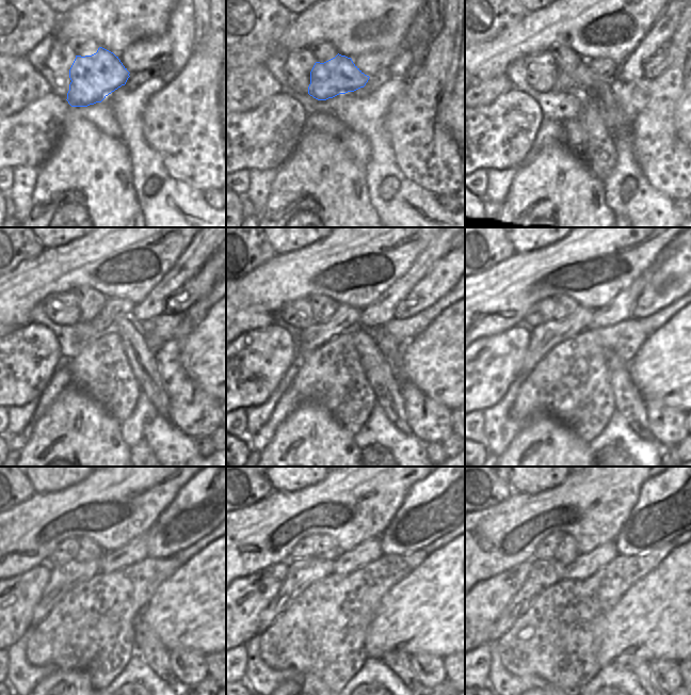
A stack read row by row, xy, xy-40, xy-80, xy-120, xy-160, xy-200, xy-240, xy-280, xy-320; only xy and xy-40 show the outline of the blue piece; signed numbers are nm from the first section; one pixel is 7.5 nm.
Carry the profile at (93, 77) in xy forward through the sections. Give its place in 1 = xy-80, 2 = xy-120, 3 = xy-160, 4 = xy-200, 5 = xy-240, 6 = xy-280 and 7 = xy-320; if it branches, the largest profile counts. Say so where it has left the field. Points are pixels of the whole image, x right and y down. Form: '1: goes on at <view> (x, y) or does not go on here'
1: goes on at xy-80 (582, 79)
2: goes on at xy-120 (143, 363)
3: goes on at xy-160 (382, 375)
4: goes on at xy-200 (629, 403)
5: goes on at xy-240 (148, 646)
6: goes on at xy-280 (400, 663)
7: goes on at xy-320 (642, 670)

